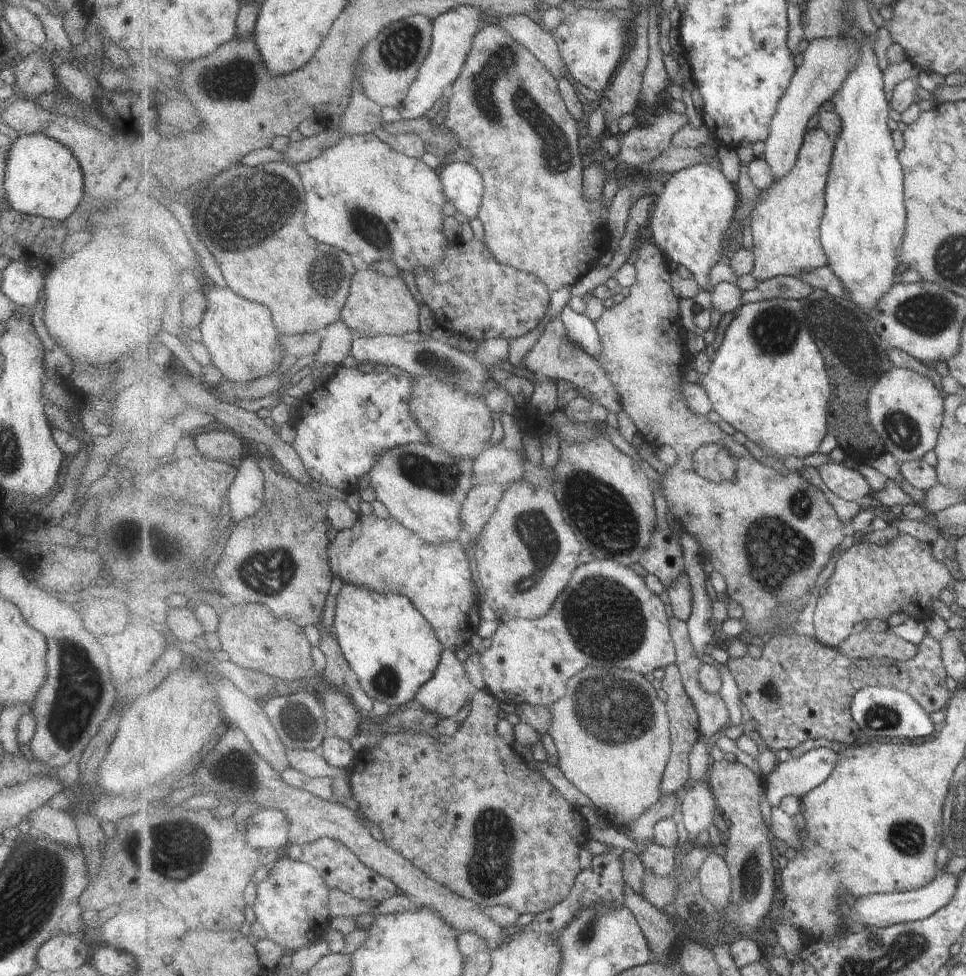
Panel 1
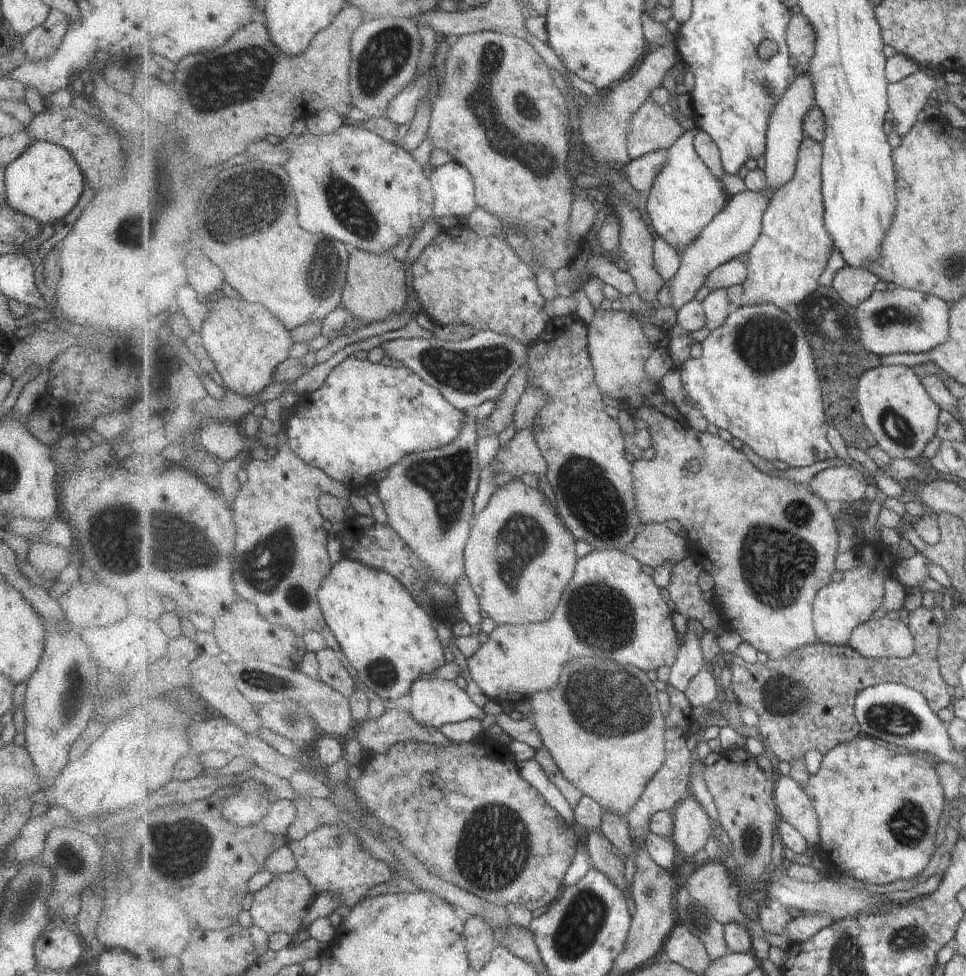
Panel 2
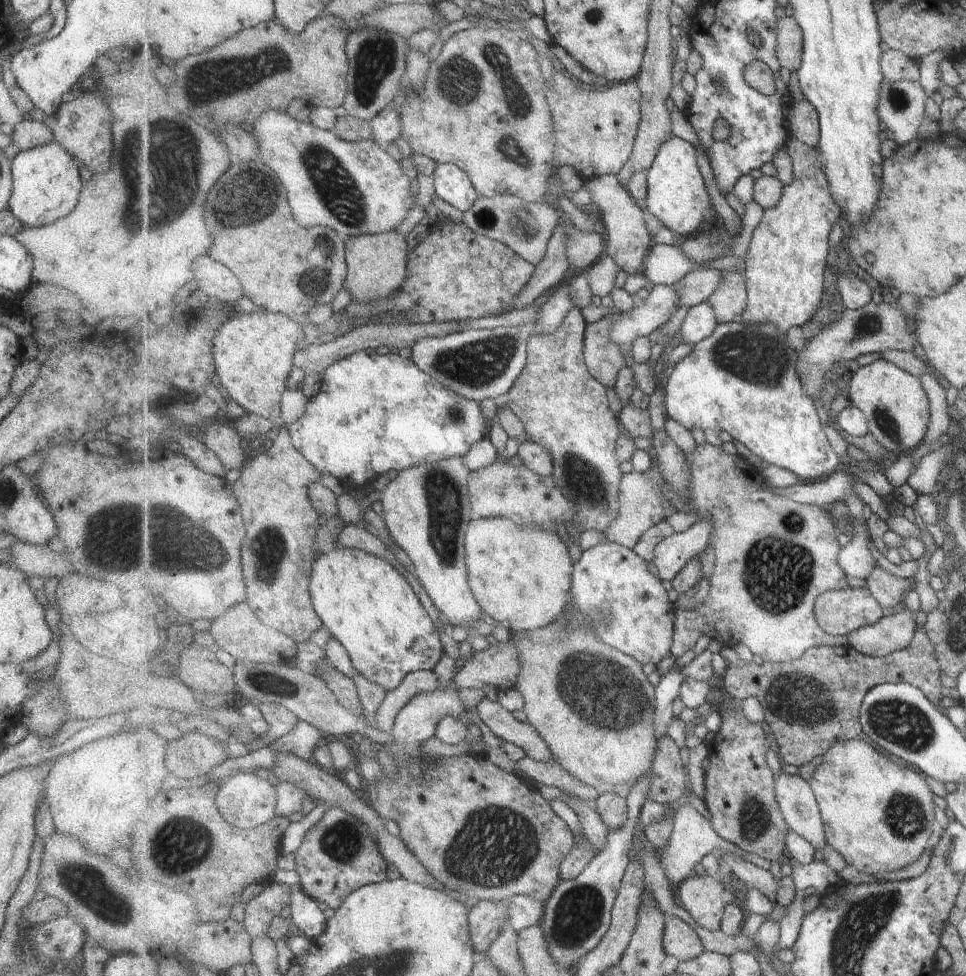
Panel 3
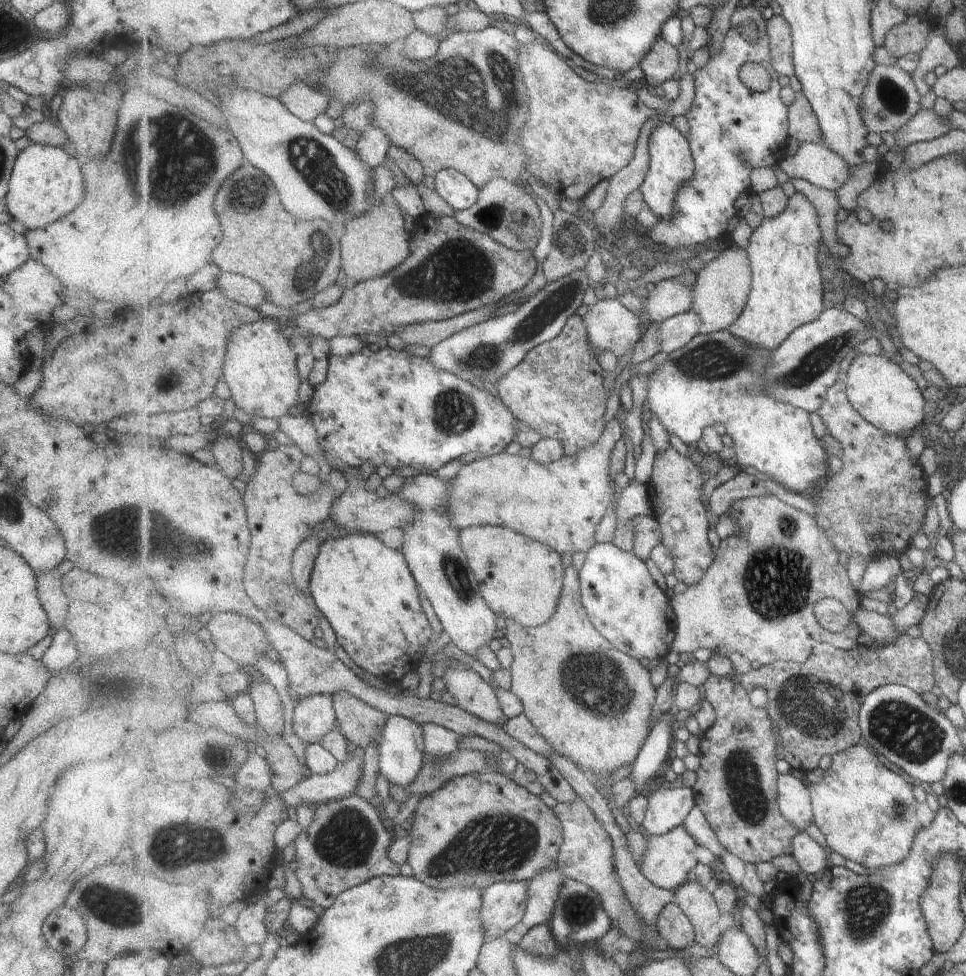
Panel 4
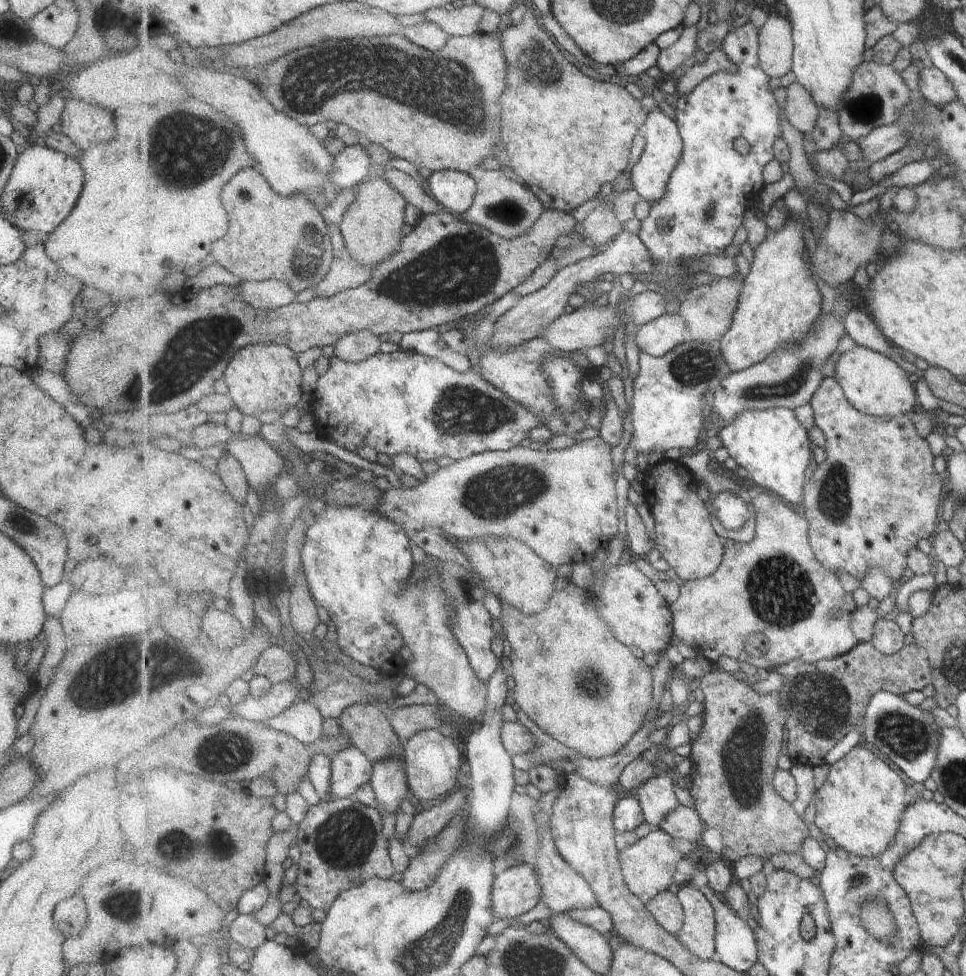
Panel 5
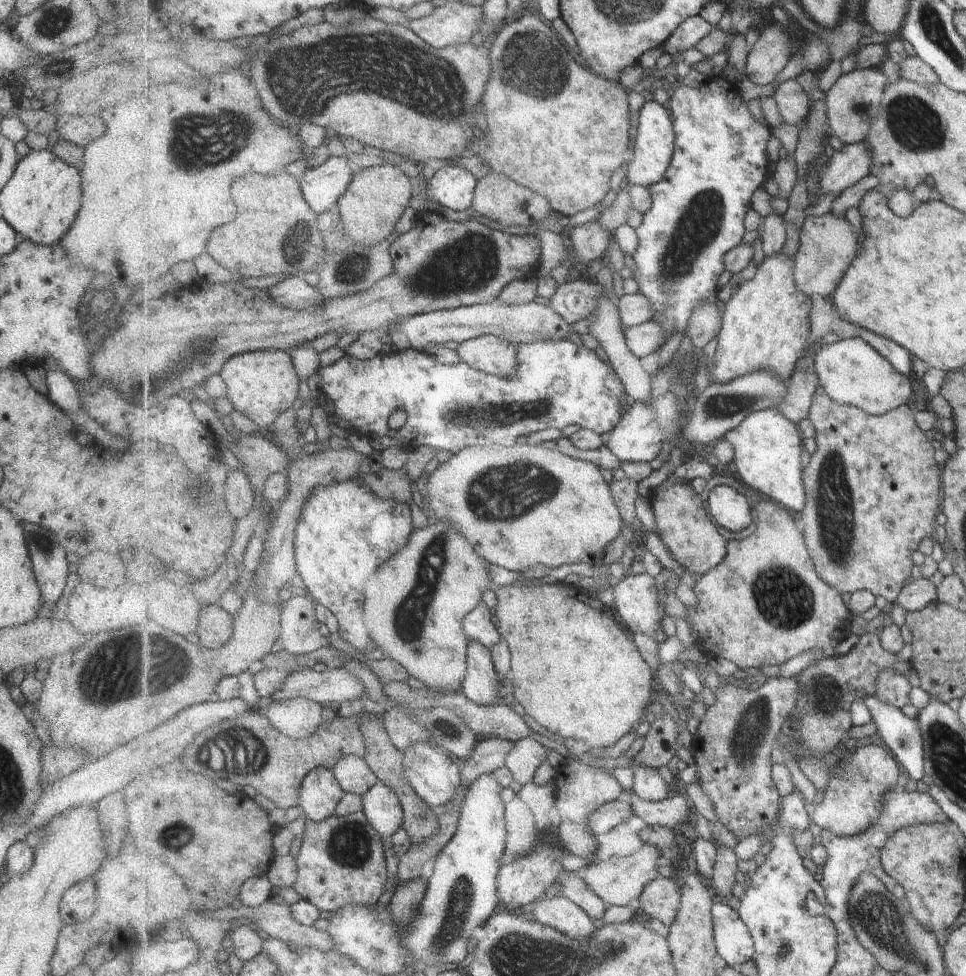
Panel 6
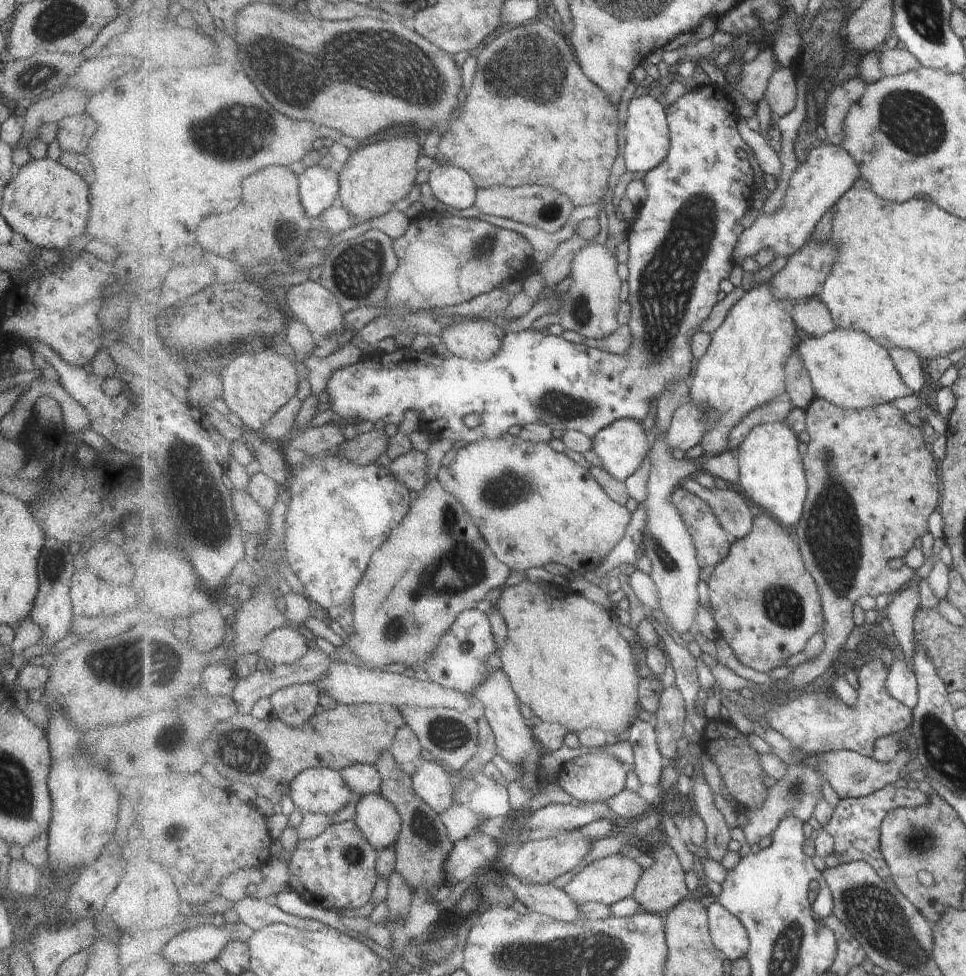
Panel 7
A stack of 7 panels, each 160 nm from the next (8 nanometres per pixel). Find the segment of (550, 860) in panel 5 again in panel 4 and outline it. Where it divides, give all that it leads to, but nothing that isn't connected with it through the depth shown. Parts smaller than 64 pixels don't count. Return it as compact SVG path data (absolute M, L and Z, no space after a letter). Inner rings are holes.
M557 866L552 871L543 871L538 877L525 882L526 913L523 915L523 920L506 932L503 938L517 946L533 927L549 925L564 878Z

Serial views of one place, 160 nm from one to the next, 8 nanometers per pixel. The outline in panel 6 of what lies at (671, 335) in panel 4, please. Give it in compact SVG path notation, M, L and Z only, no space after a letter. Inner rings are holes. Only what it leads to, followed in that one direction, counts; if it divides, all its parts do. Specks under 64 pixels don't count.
M655 320L625 328L624 335L630 351L639 358L645 358L653 352L658 353L666 342L663 327Z

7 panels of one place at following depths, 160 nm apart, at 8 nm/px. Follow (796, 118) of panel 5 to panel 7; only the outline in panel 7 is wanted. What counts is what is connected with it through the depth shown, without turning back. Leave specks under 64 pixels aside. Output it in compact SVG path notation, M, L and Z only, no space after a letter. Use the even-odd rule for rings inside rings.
M779 67L770 78L766 90L766 100L777 117L788 115L796 105L798 84L793 70Z

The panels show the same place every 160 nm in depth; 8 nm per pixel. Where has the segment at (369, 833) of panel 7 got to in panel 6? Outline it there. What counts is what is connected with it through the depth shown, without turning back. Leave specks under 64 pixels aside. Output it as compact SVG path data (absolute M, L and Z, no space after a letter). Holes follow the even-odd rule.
M383 781L374 784L363 796L363 812L382 834L392 837L404 826L404 810L397 794Z

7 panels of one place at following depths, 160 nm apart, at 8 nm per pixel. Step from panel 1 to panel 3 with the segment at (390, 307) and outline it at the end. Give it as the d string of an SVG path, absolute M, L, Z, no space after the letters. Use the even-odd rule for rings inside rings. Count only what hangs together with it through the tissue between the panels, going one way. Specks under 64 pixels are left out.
M396 231L376 235L351 237L345 242L345 262L347 278L343 287L355 301L360 303L377 303L397 294L408 277L409 246L403 236Z

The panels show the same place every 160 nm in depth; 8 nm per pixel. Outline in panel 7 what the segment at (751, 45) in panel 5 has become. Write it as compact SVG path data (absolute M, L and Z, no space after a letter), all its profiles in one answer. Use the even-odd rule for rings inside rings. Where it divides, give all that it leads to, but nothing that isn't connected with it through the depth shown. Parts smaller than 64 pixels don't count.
M713 84L700 85L697 88L688 90L684 95L681 95L672 105L666 107L666 113L668 121L670 122L670 141L671 148L667 158L654 168L651 172L648 172L643 178L644 186L647 192L645 202L639 207L639 218L628 227L628 242L629 242L629 259L627 265L630 268L630 277L628 278L629 296L627 300L632 308L632 315L630 318L630 324L634 339L631 345L631 350L628 350L626 355L614 355L609 351L603 350L603 348L589 348L587 345L579 343L571 343L565 338L548 334L528 328L526 331L517 331L514 333L506 333L503 339L503 346L501 352L493 359L487 362L472 361L469 359L461 358L460 356L453 355L453 358L443 358L435 354L434 350L425 350L421 353L417 350L413 350L407 347L399 347L392 353L374 352L371 355L363 357L358 363L346 366L345 368L336 370L333 376L329 379L327 394L329 401L331 402L331 409L333 410L336 419L351 418L351 420L371 420L372 423L383 420L384 424L401 424L405 420L405 412L409 410L418 410L420 412L419 417L419 429L430 433L431 436L438 438L447 438L455 442L466 442L468 444L476 443L485 439L503 439L502 434L508 434L509 430L513 426L519 426L523 429L523 426L527 424L539 423L546 424L551 430L567 429L580 430L593 438L596 434L599 434L601 430L611 426L615 421L632 418L642 421L649 410L649 403L662 397L663 393L666 393L667 389L679 380L690 380L691 375L695 370L696 359L692 350L692 340L695 333L699 332L698 328L711 316L715 304L719 302L717 296L719 296L719 284L721 280L729 278L731 272L733 272L734 262L734 250L735 245L739 242L739 237L743 234L745 228L743 227L743 216L747 214L749 210L749 202L751 200L751 192L757 188L757 184L753 181L753 168L746 160L739 159L737 156L737 150L744 148L748 154L753 154L753 150L748 144L741 138L740 130L738 129L739 112L736 104L731 100L731 90L727 87L719 87ZM471 414L477 414L481 423L474 428L469 428L465 424L465 418L471 416Z

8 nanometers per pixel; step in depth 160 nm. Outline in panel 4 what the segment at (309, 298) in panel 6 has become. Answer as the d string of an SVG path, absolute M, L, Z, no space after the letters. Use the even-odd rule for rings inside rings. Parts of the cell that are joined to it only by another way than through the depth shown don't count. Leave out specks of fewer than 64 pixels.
M221 272L217 276L215 290L248 307L259 306L265 300L265 290L257 282L231 272Z

